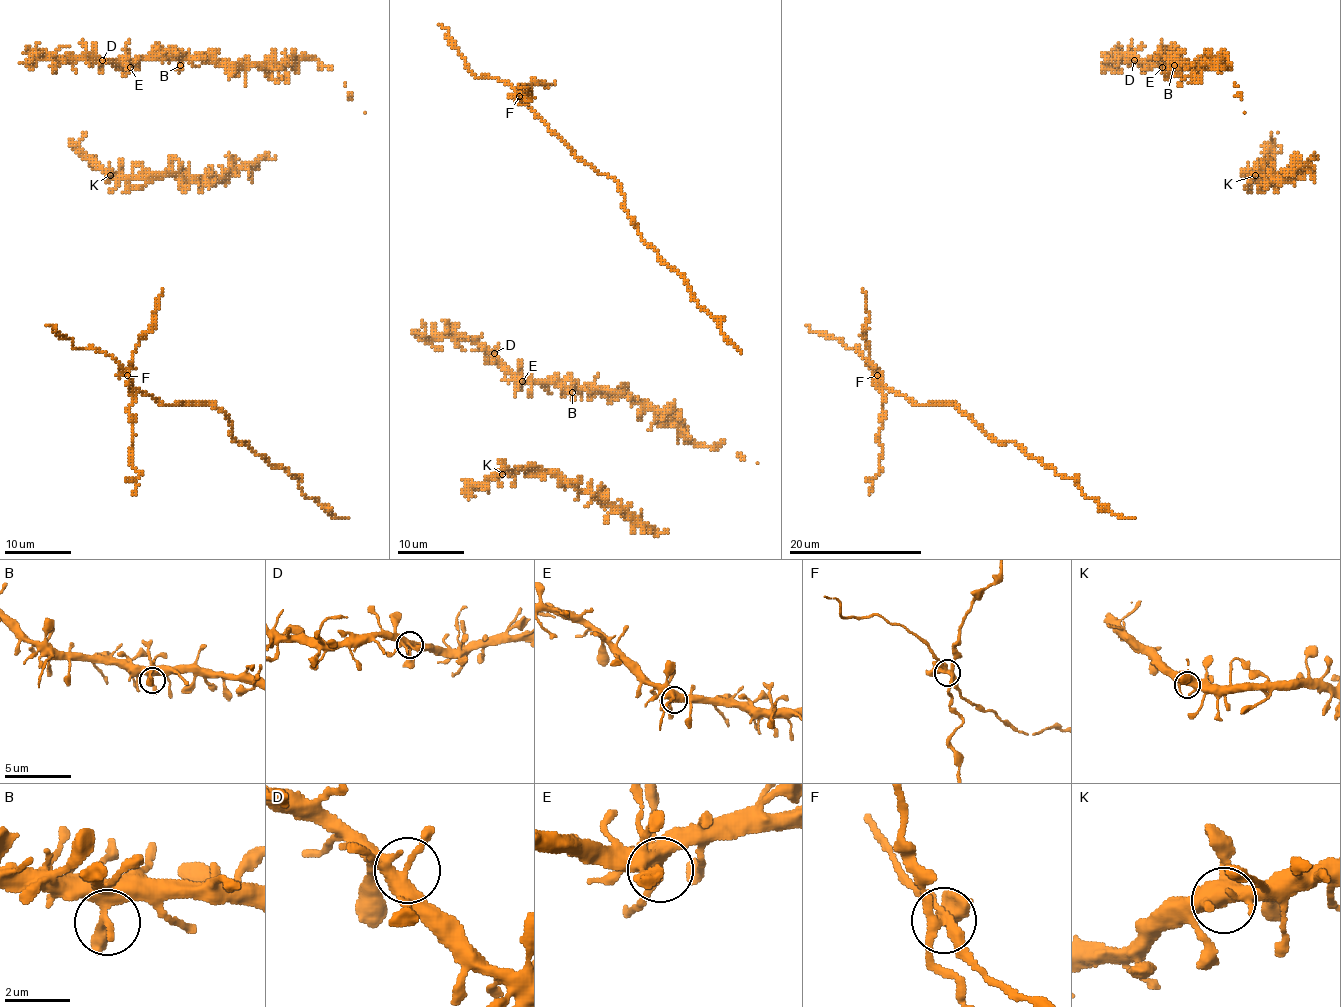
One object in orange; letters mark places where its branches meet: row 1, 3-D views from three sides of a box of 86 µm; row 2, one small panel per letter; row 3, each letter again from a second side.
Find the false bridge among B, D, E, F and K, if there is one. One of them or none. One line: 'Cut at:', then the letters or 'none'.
Cut at: F

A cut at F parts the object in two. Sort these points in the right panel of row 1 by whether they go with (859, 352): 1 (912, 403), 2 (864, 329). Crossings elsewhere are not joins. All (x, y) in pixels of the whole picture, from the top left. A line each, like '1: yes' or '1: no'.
1: yes
2: no

